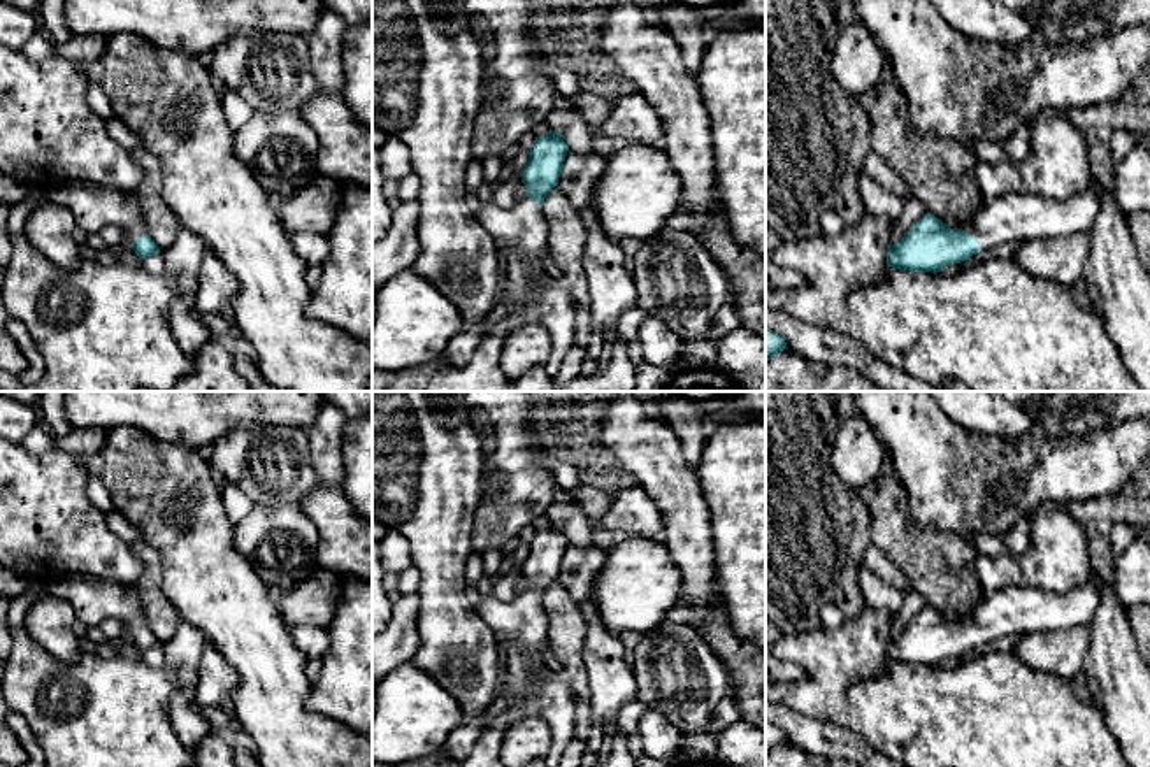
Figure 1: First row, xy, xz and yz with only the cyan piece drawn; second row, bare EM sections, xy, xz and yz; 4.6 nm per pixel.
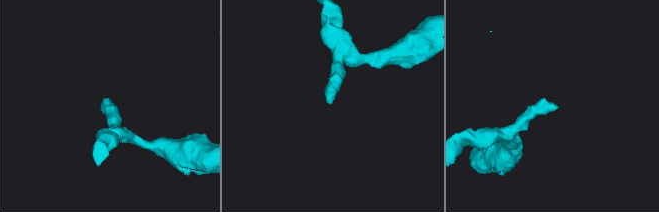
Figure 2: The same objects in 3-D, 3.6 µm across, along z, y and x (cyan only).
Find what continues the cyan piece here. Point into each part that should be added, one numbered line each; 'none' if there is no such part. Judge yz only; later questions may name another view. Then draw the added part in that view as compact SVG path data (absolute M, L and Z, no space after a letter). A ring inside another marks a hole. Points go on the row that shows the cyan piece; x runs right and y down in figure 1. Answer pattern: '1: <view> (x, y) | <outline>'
1: yz (1015, 216) | M1094 186L1067 200L1032 195L1017 188L983 197L966 226L966 233L974 237L981 249L992 249L1034 237L1090 232L1101 202L1103 191Z

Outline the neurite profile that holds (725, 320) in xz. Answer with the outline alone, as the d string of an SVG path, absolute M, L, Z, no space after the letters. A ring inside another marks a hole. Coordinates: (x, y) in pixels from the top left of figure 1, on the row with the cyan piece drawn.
M730 302L730 304L725 304L715 316L713 328L708 333L708 337L711 342L716 342L729 332L736 332L739 328L741 328L741 321L739 321L737 312Z

